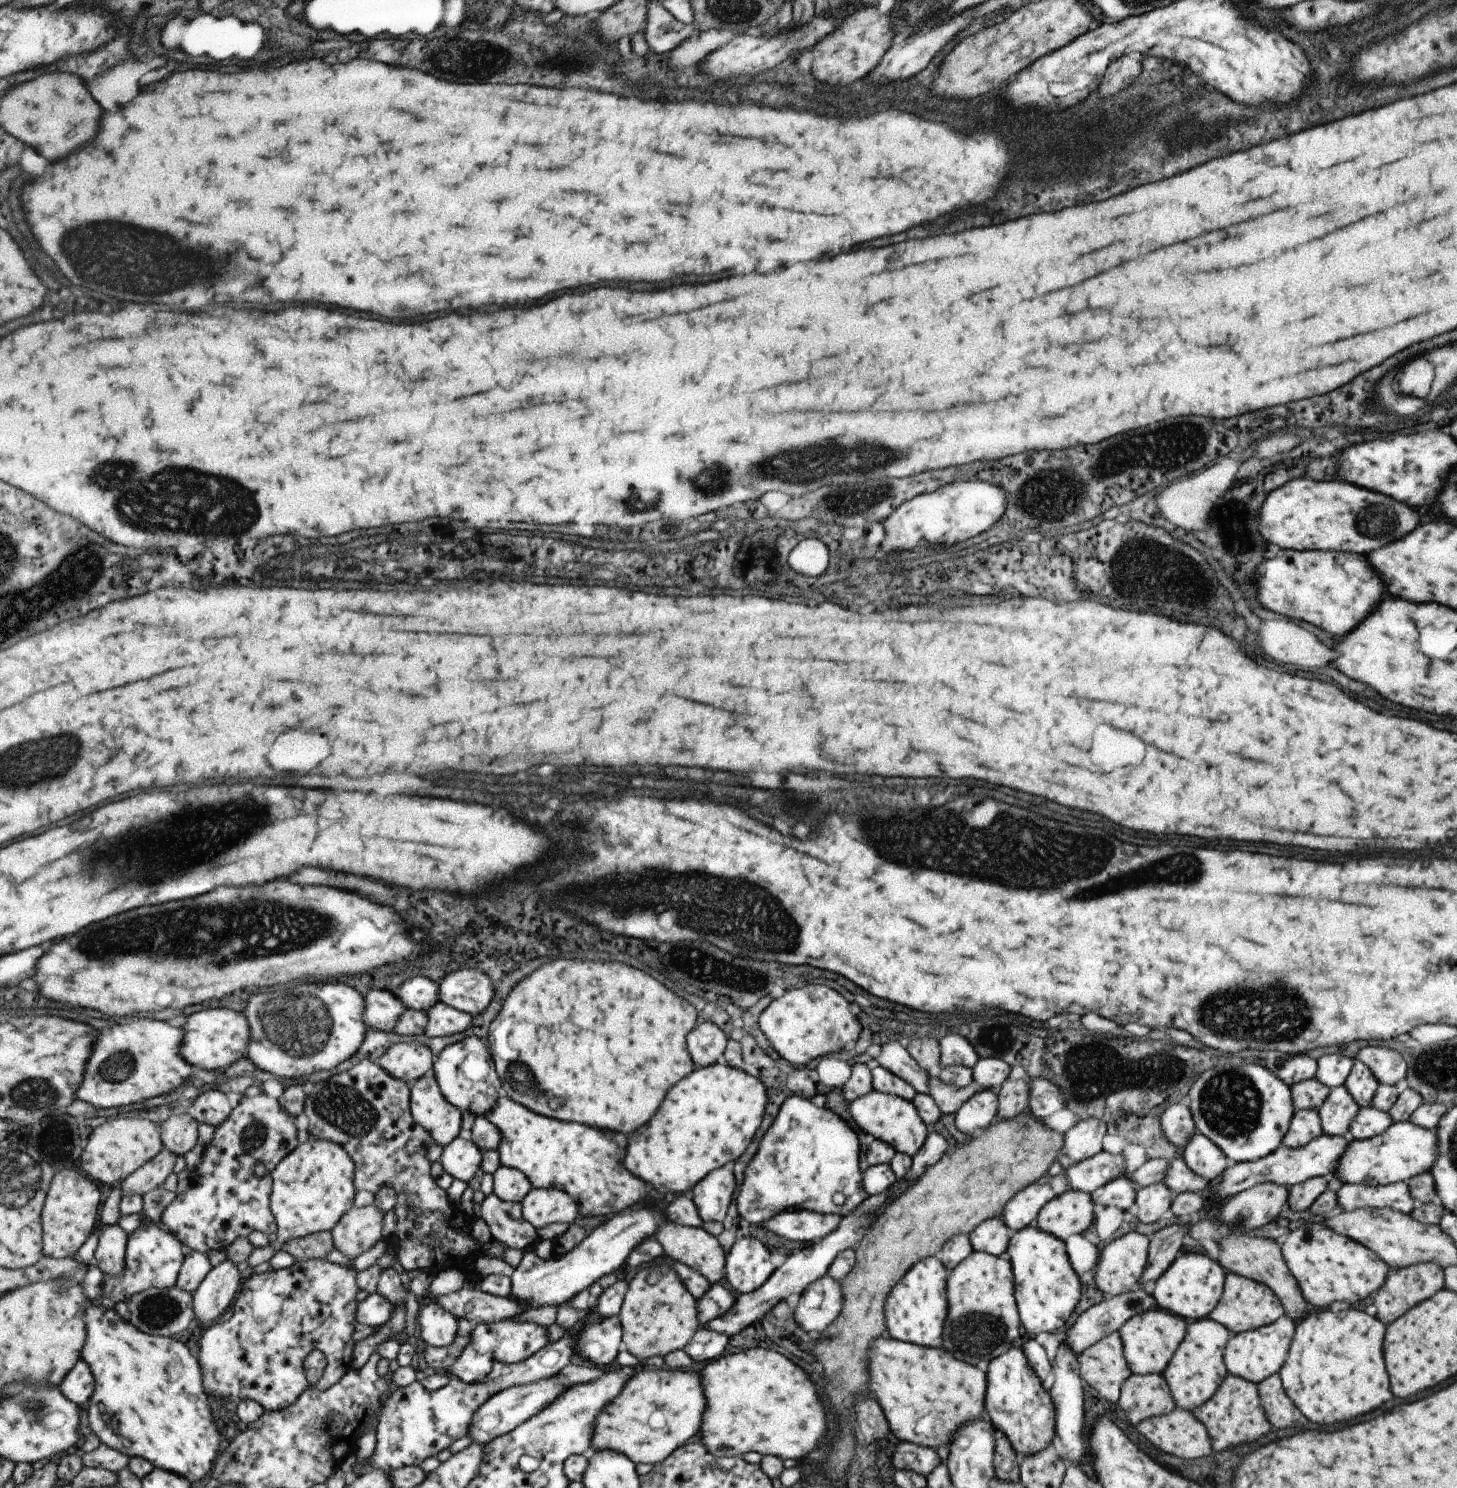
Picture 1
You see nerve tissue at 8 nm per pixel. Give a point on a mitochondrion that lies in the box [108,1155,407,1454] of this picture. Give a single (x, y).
(158, 1310)

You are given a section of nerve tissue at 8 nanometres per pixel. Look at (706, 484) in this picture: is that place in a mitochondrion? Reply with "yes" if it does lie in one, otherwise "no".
yes

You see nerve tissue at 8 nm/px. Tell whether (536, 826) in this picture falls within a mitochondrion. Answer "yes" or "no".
no

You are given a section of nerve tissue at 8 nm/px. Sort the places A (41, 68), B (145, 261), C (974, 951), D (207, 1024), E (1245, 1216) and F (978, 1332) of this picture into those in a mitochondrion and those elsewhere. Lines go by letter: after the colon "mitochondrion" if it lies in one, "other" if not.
A: other
B: mitochondrion
C: other
D: other
E: mitochondrion
F: mitochondrion

